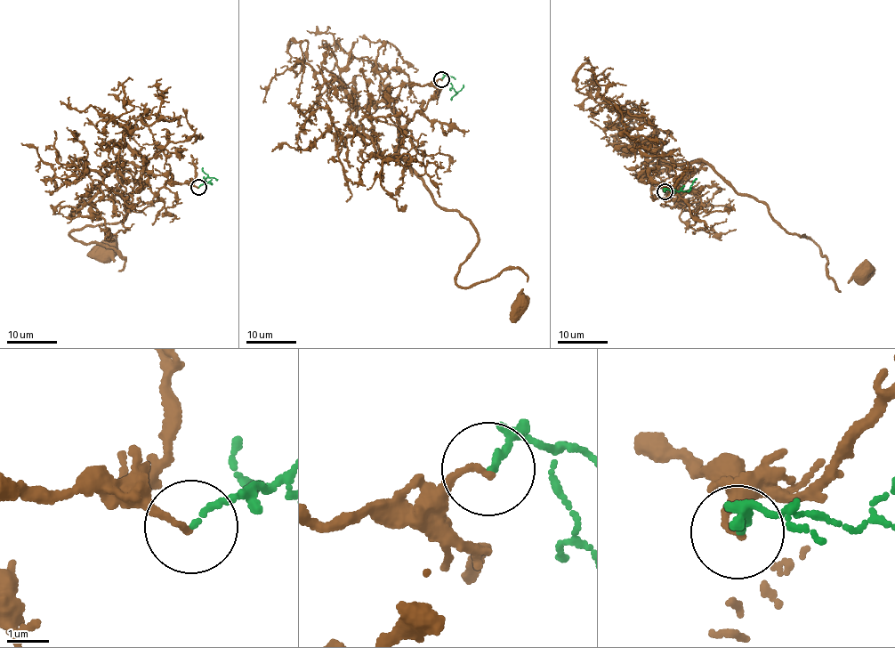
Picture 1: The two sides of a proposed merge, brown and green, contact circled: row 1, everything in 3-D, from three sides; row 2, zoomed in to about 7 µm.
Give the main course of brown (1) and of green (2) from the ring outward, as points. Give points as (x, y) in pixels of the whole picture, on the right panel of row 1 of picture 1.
1: (665, 191), (650, 170), (704, 162), (790, 233), (814, 241), (840, 291), (864, 272)
2: (665, 191), (665, 189), (689, 190), (697, 178)

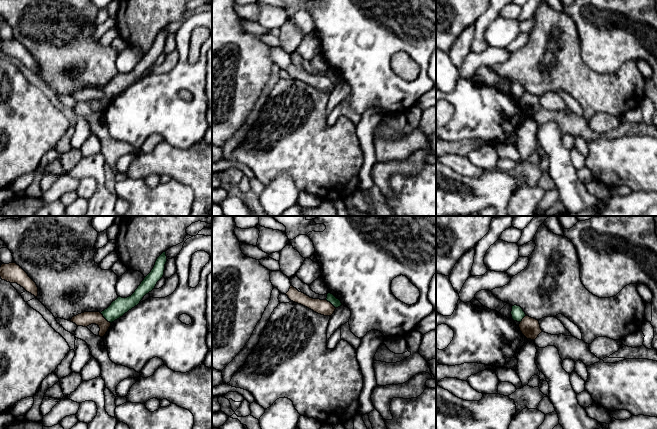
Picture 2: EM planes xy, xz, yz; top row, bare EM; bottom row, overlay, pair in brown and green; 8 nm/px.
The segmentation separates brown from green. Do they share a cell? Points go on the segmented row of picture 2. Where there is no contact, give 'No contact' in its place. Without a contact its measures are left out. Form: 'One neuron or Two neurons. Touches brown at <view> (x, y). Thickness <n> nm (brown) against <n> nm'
Two neurons. Touches brown at xy (104, 318). Thickness 120 nm (brown) against 140 nm

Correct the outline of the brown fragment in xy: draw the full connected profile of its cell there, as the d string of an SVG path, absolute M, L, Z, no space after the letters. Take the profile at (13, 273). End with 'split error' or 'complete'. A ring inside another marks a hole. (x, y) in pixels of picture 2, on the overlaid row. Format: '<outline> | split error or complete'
M3 263L0 267L0 277L7 282L17 283L35 297L38 296L38 287L36 283L16 263Z | complete

